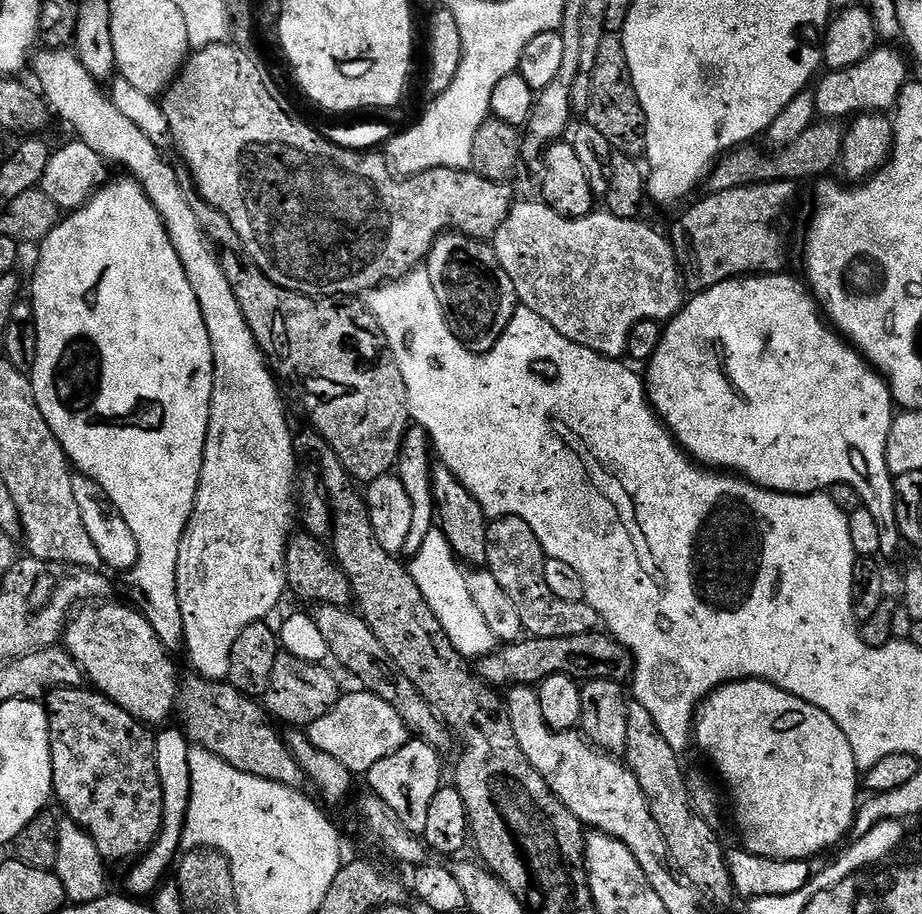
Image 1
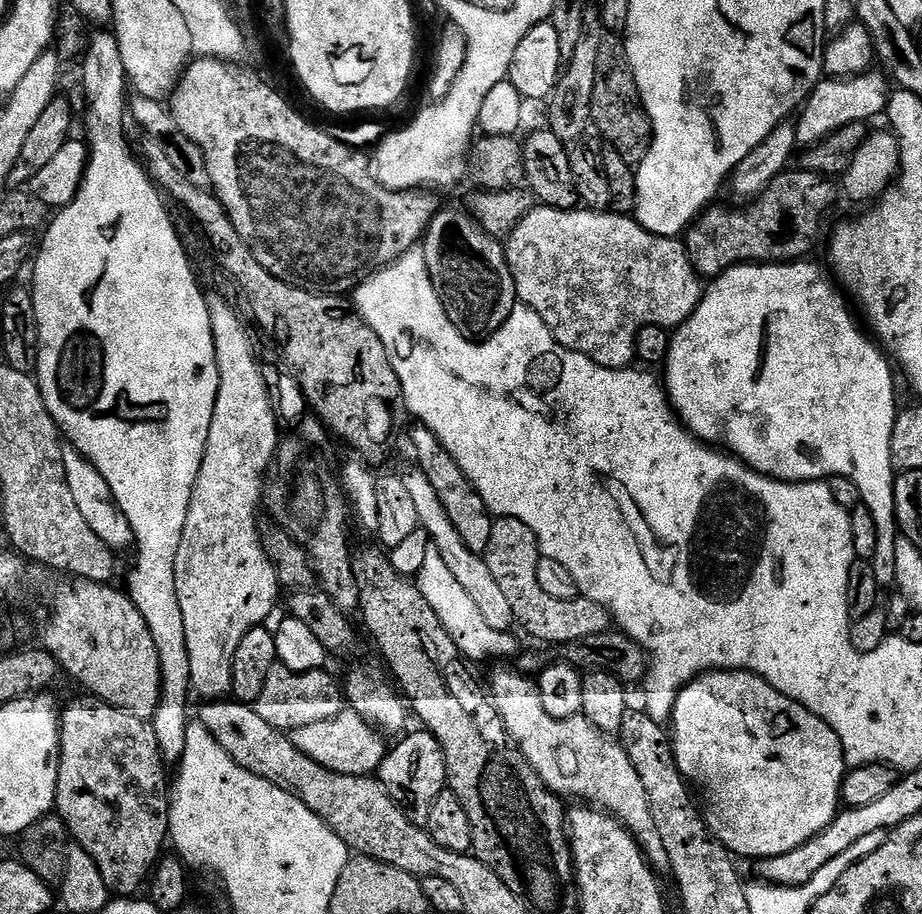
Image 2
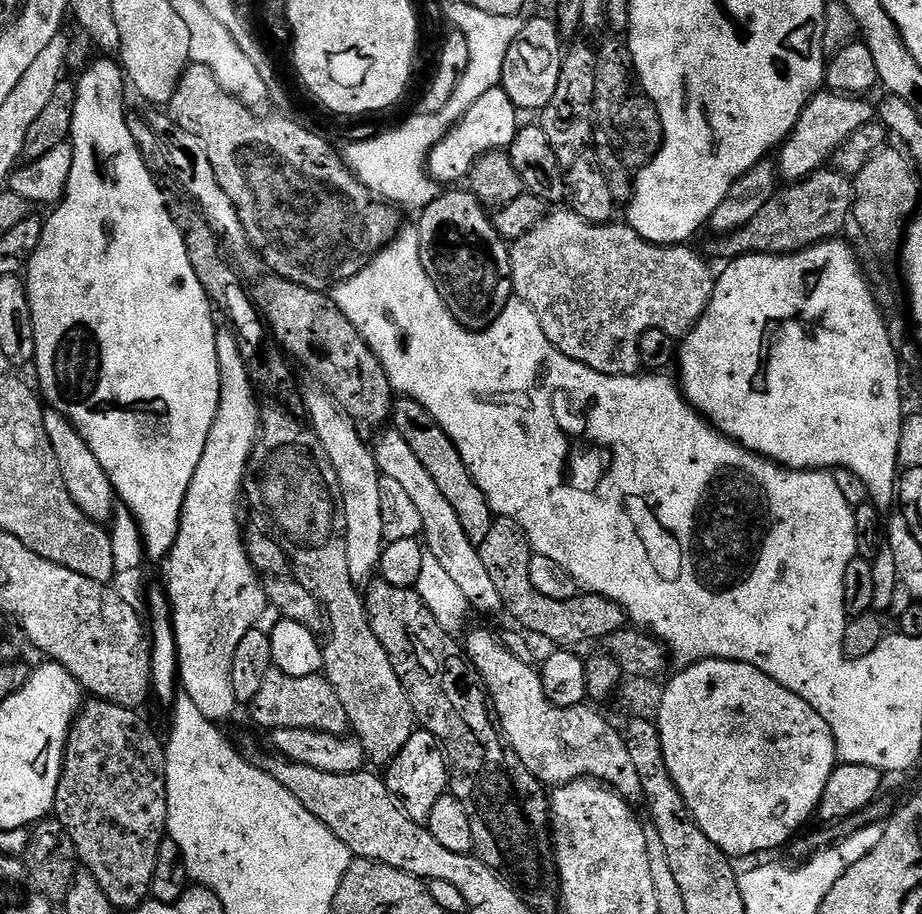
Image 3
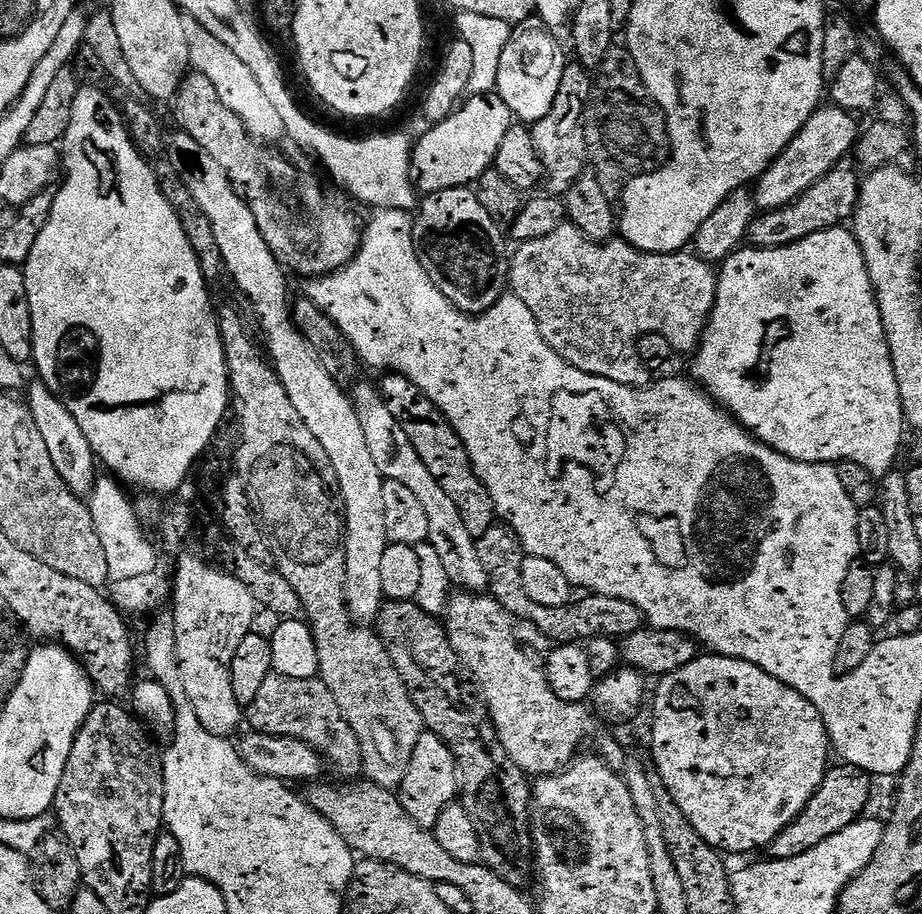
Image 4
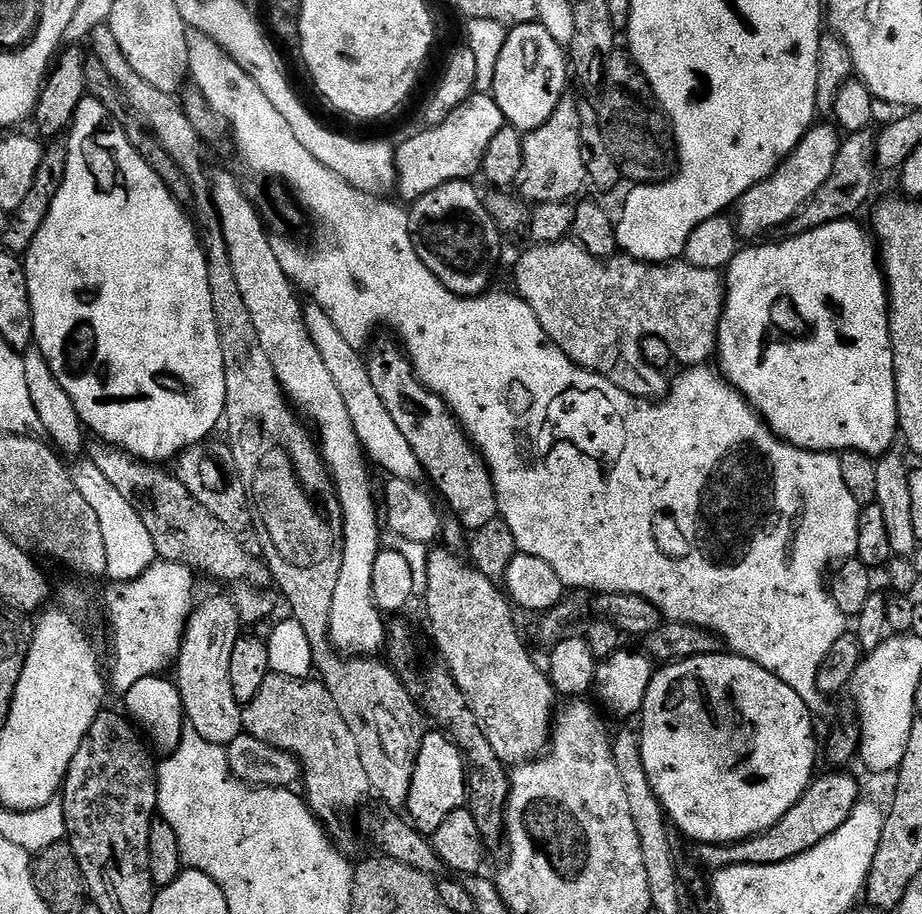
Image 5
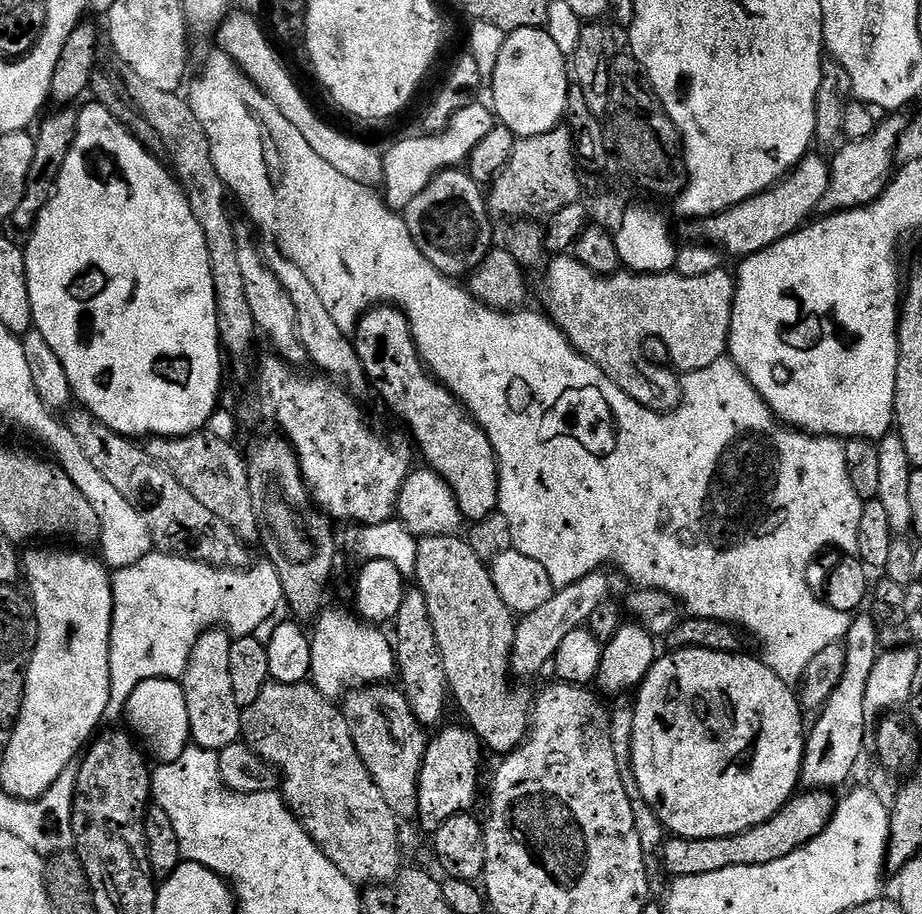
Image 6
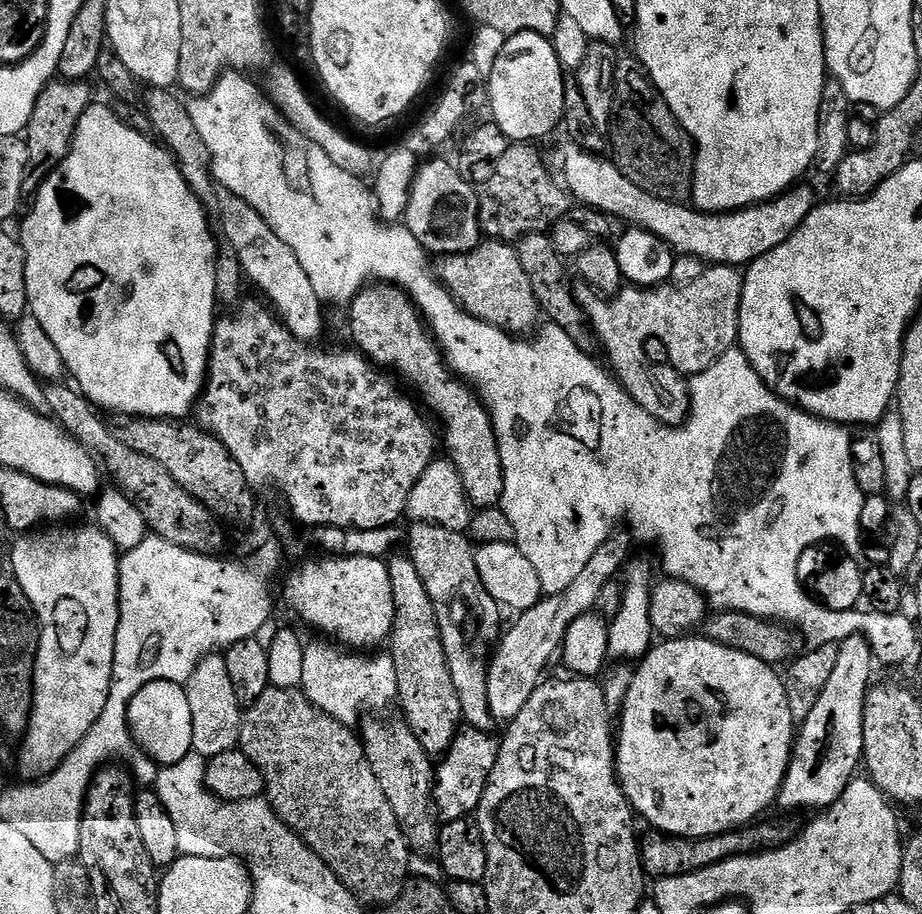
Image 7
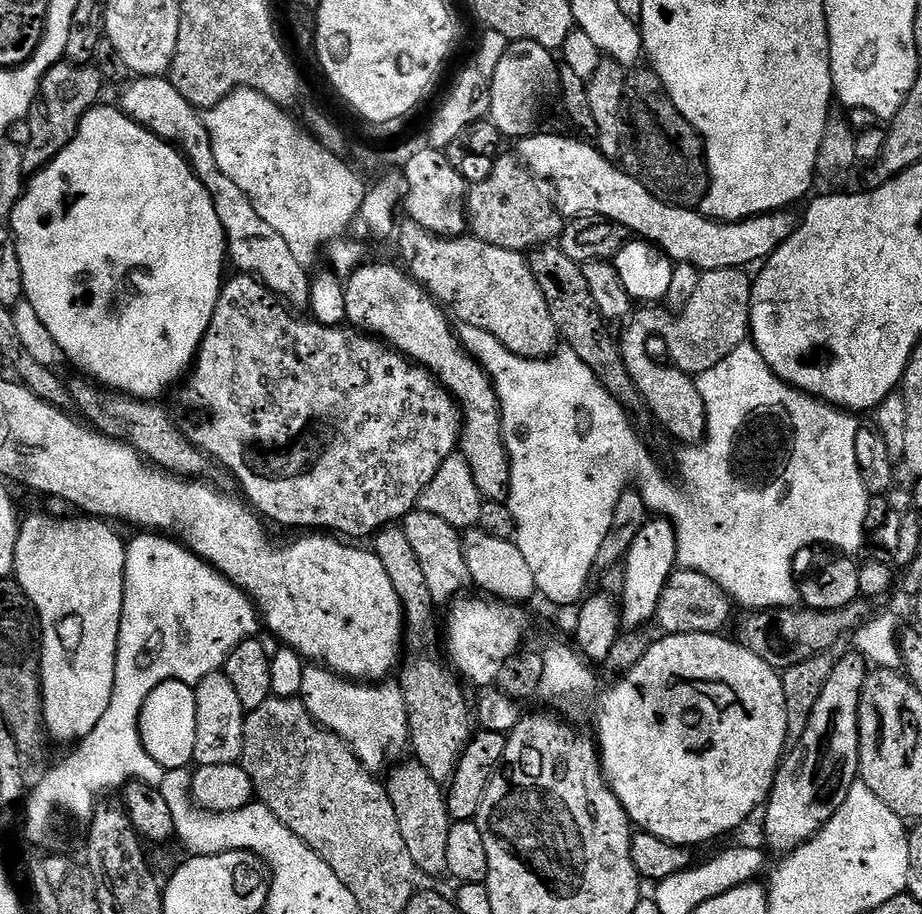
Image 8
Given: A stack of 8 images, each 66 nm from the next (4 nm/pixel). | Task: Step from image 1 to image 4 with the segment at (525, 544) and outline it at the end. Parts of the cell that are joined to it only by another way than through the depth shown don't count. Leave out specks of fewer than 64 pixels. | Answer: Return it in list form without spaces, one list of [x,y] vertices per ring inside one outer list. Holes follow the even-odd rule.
[[[507,523],[493,524],[490,530],[486,530],[486,534],[479,536],[476,545],[478,559],[486,570],[490,595],[517,621],[525,620],[526,623],[533,624],[546,639],[552,640],[551,642],[575,644],[587,642],[594,636],[623,638],[634,634],[634,630],[645,627],[644,613],[638,610],[638,606],[634,606],[634,602],[622,598],[588,594],[583,597],[585,600],[577,599],[567,608],[538,606],[538,602],[534,602],[522,586],[522,562],[526,553],[520,537]]]

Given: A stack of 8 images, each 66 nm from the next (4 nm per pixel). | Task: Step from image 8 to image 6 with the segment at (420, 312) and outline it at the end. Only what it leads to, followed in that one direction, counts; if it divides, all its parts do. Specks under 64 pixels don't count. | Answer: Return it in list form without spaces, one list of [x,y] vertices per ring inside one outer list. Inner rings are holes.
[[[395,306],[371,308],[356,324],[354,343],[369,385],[373,389],[376,387],[377,394],[388,403],[389,410],[402,423],[408,424],[409,430],[412,431],[412,440],[416,443],[415,451],[420,451],[424,455],[423,463],[433,472],[437,472],[450,486],[450,490],[454,490],[461,517],[465,521],[475,522],[497,511],[500,506],[500,471],[496,465],[494,446],[482,426],[478,426],[478,422],[461,404],[459,398],[428,371],[420,351],[416,349],[410,322],[403,312]]]

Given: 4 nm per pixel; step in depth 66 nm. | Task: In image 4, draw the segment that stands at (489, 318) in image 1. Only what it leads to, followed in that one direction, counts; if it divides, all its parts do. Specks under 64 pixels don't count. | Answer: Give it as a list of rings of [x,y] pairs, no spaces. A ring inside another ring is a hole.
[[[471,187],[429,192],[419,201],[412,221],[412,241],[418,258],[434,286],[467,316],[481,316],[493,308],[509,287],[509,241],[505,229],[503,232],[500,228]]]

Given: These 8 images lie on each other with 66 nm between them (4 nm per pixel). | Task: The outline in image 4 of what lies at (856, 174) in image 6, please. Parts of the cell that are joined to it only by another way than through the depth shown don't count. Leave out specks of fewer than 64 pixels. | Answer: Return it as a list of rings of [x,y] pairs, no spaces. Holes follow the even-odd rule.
[[[841,162],[833,166],[822,179],[814,182],[814,186],[810,186],[810,190],[803,192],[794,202],[769,212],[761,211],[749,226],[747,239],[758,248],[781,248],[810,234],[839,228],[845,222],[851,221],[852,215],[856,213],[862,180],[859,175],[856,177],[857,169],[849,164]]]

